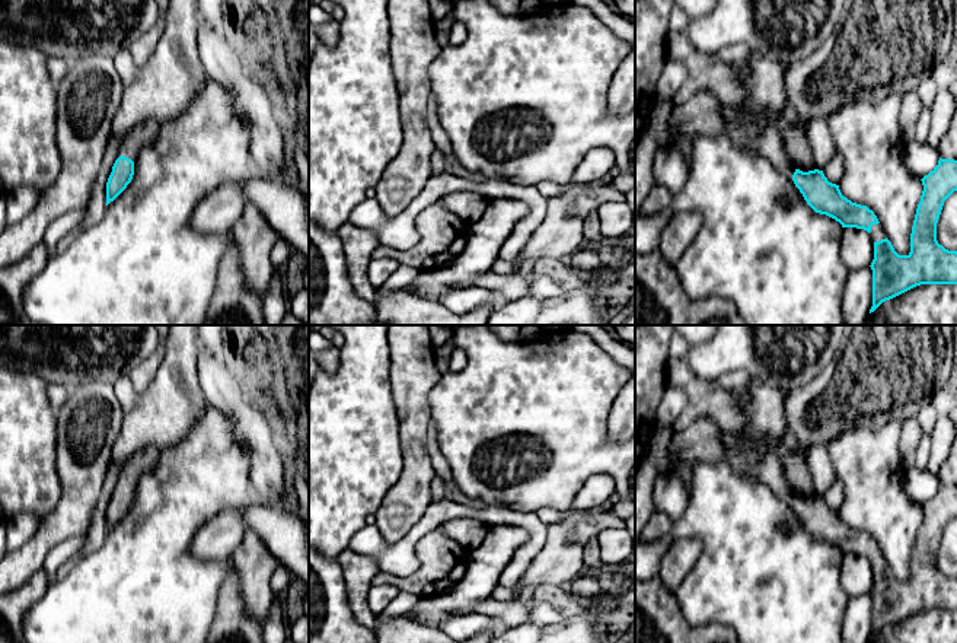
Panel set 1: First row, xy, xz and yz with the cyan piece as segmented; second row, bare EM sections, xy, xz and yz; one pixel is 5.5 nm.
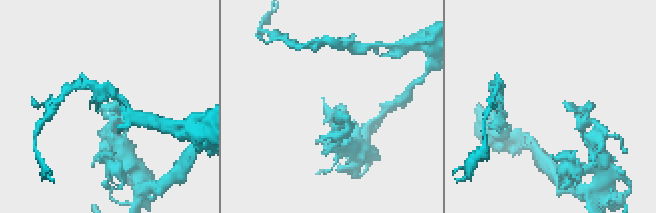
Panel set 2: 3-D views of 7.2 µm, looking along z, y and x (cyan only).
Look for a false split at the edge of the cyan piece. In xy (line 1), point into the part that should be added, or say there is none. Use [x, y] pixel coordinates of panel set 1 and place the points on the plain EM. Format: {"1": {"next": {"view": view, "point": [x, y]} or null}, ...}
{"1": {"next": {"view": "xy", "point": [143, 461]}}}

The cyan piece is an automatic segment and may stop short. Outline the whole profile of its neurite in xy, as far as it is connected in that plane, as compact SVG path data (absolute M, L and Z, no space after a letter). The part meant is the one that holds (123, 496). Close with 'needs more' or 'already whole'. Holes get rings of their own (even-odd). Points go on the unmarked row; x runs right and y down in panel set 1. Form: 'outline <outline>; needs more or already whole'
outline M153 445L134 453L122 467L117 487L106 509L106 532L114 528L131 509L134 488L140 477L154 468L159 459L159 449Z; needs more

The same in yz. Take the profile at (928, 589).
outline M673 356L666 369L667 388L683 388L688 395L688 402L677 420L672 424L673 432L680 433L701 417L712 418L724 432L733 436L743 434L746 430L752 434L752 442L744 449L728 449L724 459L731 469L739 475L753 477L766 486L773 493L788 503L803 521L807 531L820 541L826 541L842 551L842 554L864 556L870 560L874 570L873 596L873 633L874 639L883 628L890 627L921 611L957 611L957 577L948 577L937 567L937 550L944 532L944 528L957 518L957 487L941 486L938 491L925 502L921 507L923 518L916 535L912 560L910 579L899 582L891 569L886 564L881 550L873 537L867 532L852 529L842 522L839 512L832 510L824 503L823 497L814 496L803 499L792 496L784 465L779 455L785 451L782 445L782 432L785 417L782 411L784 394L771 383L762 382L757 378L750 378L749 394L750 402L744 410L739 407L734 397L722 388L718 381L701 379L692 373L685 356Z; needs more

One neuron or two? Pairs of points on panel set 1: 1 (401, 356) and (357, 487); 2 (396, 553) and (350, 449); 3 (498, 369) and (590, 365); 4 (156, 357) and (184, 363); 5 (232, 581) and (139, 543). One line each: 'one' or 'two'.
1: two
2: two
3: one
4: two
5: two

